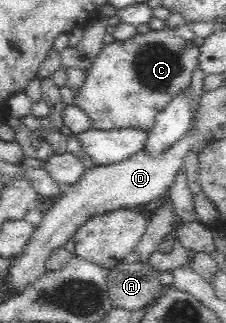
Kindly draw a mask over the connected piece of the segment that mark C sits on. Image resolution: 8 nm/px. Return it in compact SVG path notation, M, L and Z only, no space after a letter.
M169 28L137 34L126 41L113 41L103 47L101 56L85 73L85 82L75 106L80 107L94 122L96 130L119 130L124 128L151 129L156 116L191 81L192 72L199 65L199 47L191 41L182 40Z

